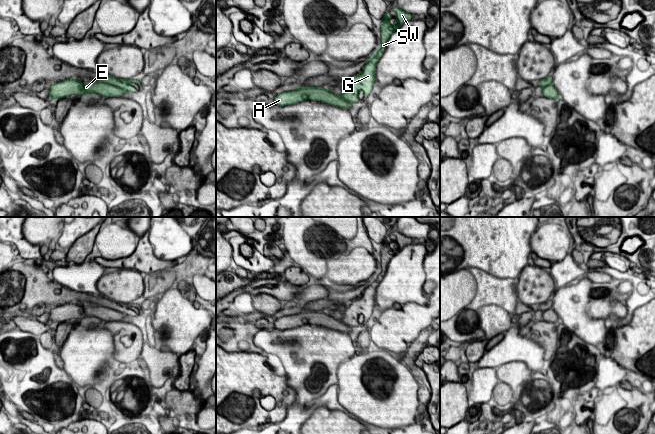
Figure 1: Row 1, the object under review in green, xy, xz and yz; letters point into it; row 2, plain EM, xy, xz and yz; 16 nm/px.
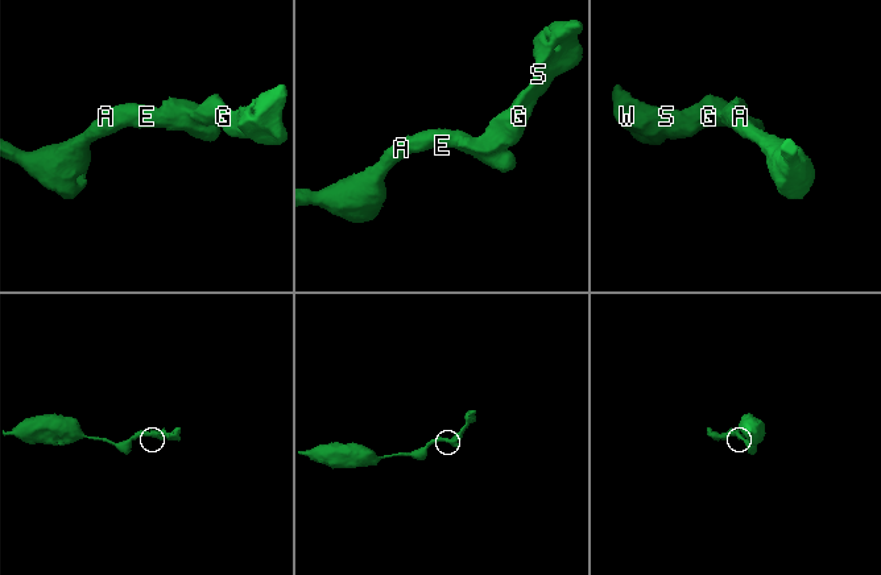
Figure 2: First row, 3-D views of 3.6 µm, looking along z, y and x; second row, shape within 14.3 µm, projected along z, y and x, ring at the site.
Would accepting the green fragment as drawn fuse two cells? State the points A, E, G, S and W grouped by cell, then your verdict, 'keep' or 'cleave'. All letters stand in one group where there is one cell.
A E / G S W; cleave

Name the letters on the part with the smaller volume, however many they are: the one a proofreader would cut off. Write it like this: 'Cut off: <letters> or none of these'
Cut off: G, S, W

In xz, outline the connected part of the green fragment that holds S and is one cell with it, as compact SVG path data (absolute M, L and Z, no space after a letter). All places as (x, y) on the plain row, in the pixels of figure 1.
M395 229L392 230L392 234L396 237L395 241L387 235L381 243L381 269L376 276L368 282L368 286L363 294L358 299L354 299L349 307L343 309L343 318L340 320L349 327L360 326L358 318L361 314L364 316L364 322L368 321L375 306L377 286L386 273L387 265L405 246L412 244L412 238L404 236Z

